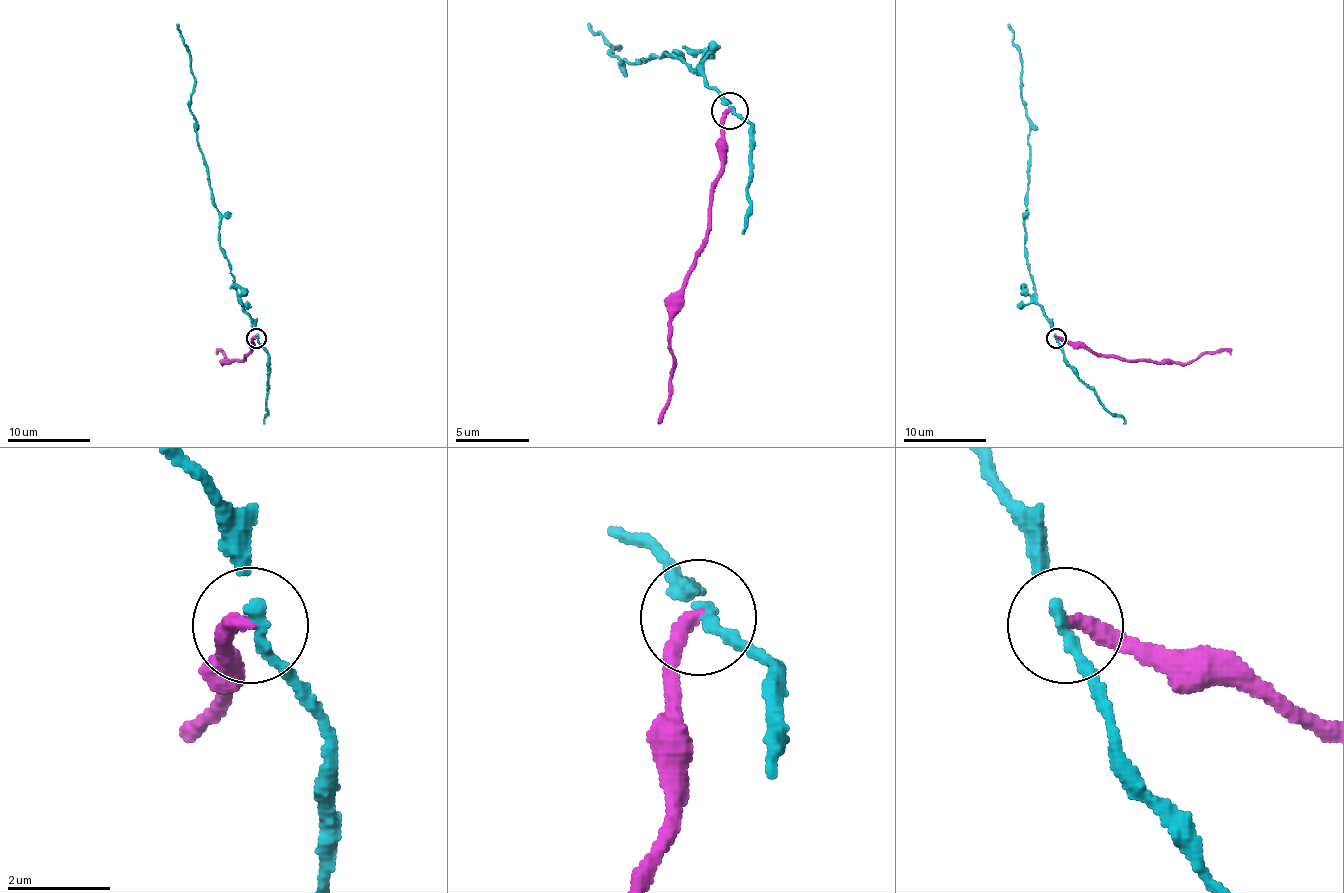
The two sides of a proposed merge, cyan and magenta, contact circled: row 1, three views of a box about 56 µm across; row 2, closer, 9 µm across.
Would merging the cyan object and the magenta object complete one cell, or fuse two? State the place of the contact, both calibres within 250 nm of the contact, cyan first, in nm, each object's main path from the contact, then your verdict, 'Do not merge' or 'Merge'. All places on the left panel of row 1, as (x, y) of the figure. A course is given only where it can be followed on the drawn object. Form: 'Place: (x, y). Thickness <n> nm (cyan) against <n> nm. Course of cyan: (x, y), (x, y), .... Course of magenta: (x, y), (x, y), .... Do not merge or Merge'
Place: (256, 338). Thickness 190 nm (cyan) against 320 nm. Course of cyan: (256, 337), (219, 245), (219, 212), (195, 129), (195, 76), (176, 24). Course of magenta: (256, 337), (242, 360), (221, 362), (224, 354), (219, 350), (215, 354). Do not merge

